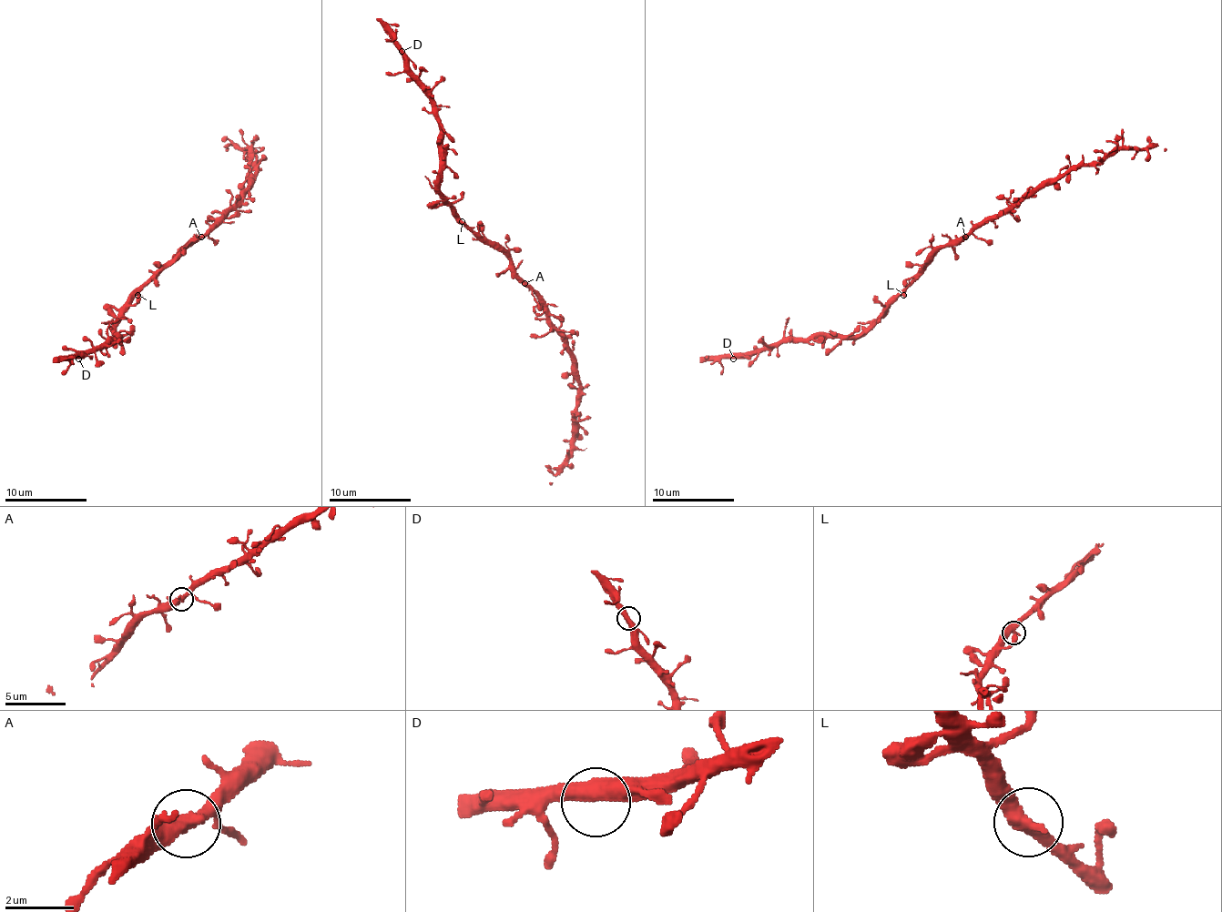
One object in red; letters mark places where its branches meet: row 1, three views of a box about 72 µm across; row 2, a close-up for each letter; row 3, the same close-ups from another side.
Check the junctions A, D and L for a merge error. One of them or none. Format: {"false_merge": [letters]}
{"false_merge": []}

